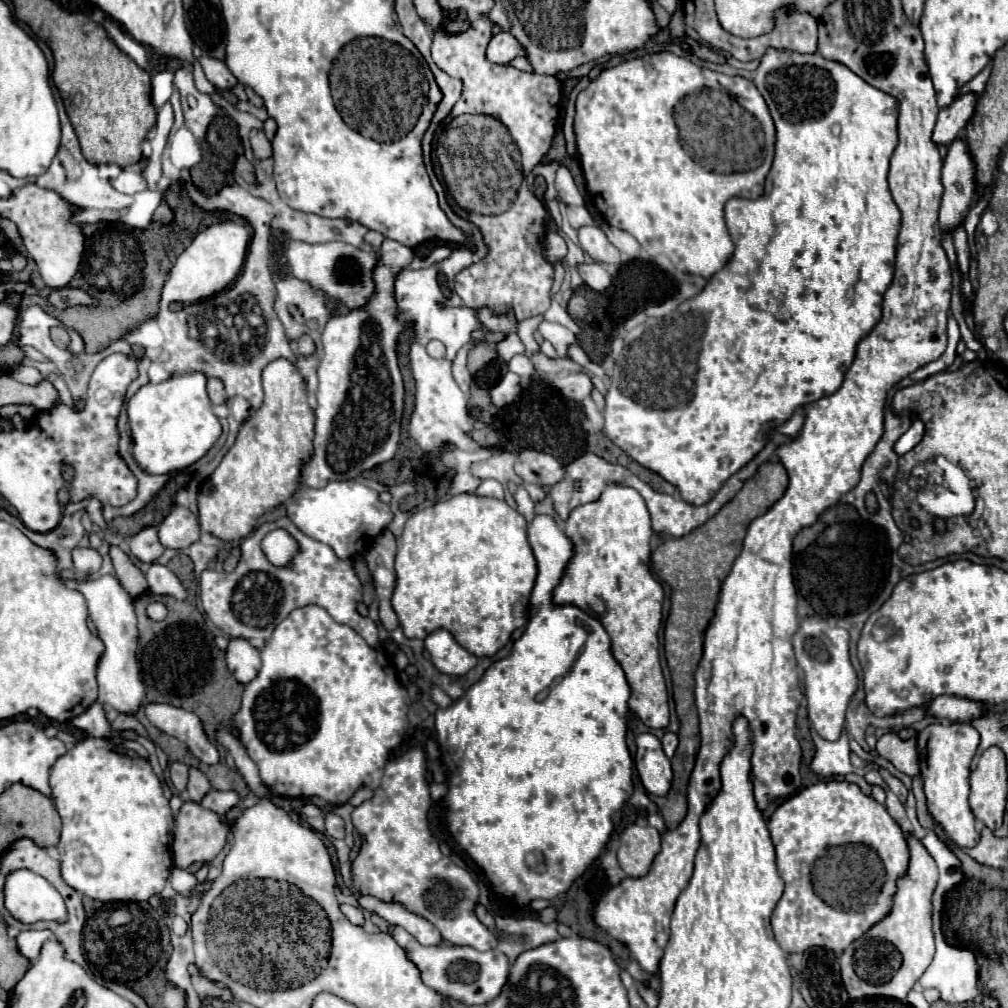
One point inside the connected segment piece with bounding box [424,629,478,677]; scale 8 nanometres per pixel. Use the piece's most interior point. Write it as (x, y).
(449, 657)

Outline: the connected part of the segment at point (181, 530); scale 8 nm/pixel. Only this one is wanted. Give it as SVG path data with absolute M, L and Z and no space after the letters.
M174 507L158 525L160 543L166 549L182 551L200 539L200 527L196 515L188 507Z

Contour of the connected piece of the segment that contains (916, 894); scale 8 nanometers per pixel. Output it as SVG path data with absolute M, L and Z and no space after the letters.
M906 837L910 847L908 873L898 879L898 893L894 907L880 923L876 923L864 937L854 941L840 955L840 973L850 999L862 997L892 997L906 999L914 983L922 977L934 959L934 931L932 931L932 895L938 883L938 867L916 837Z

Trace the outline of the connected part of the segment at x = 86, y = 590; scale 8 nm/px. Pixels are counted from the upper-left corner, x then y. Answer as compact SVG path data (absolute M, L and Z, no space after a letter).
M104 575L96 581L62 579L62 583L68 587L76 587L86 597L90 619L98 631L98 637L104 643L104 653L100 655L96 667L96 681L98 681L96 701L100 705L112 705L122 715L136 715L146 693L144 693L144 683L140 681L140 669L136 661L138 629L136 629L136 613L134 613L132 597L112 575Z

